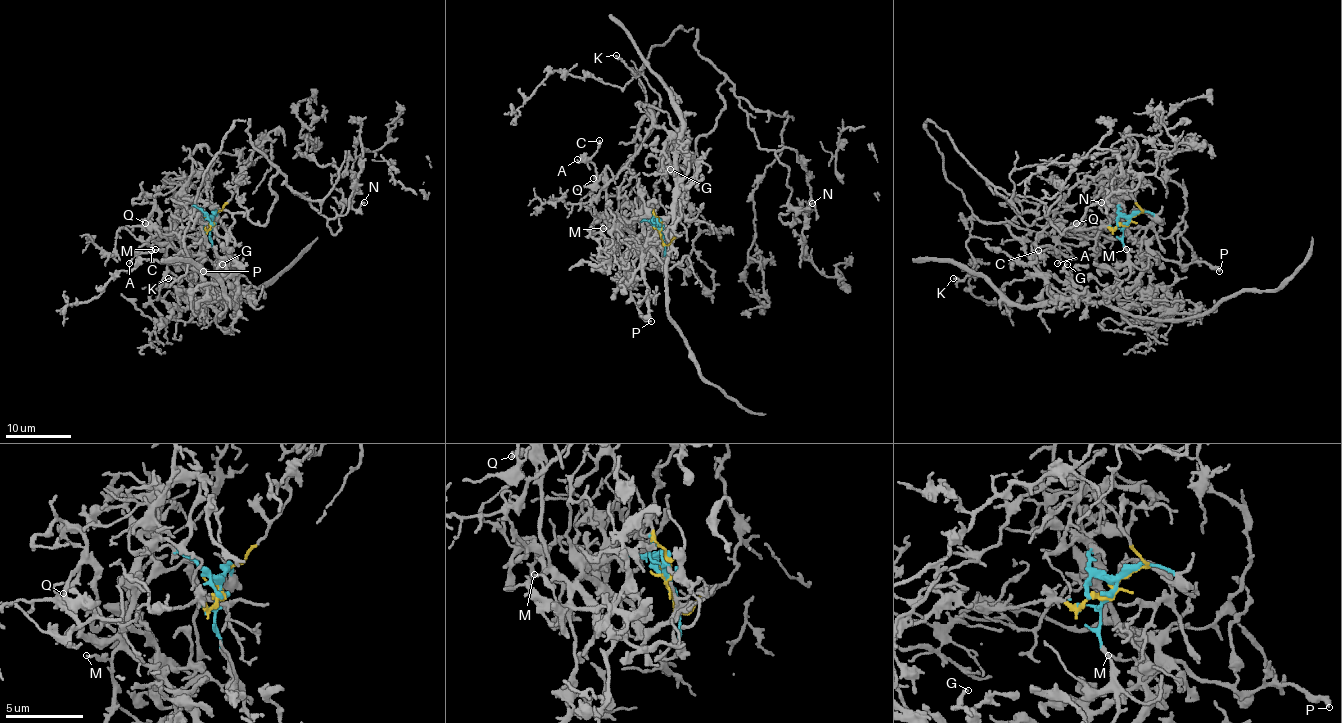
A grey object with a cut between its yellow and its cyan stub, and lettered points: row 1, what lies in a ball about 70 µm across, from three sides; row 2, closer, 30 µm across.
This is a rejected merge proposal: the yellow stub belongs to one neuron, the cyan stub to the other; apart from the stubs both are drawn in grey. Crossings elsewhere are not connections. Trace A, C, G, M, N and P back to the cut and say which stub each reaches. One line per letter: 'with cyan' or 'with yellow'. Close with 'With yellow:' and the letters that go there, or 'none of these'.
A: with yellow
C: with yellow
G: with cyan
M: with cyan
N: with yellow
P: with cyan
With yellow: A, C, N

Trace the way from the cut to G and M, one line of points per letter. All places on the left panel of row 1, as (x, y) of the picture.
G: (212, 219), (210, 242), (235, 293), (222, 264)
M: (212, 219), (191, 203), (184, 203), (178, 210), (174, 237), (169, 246), (164, 250), (155, 249)

